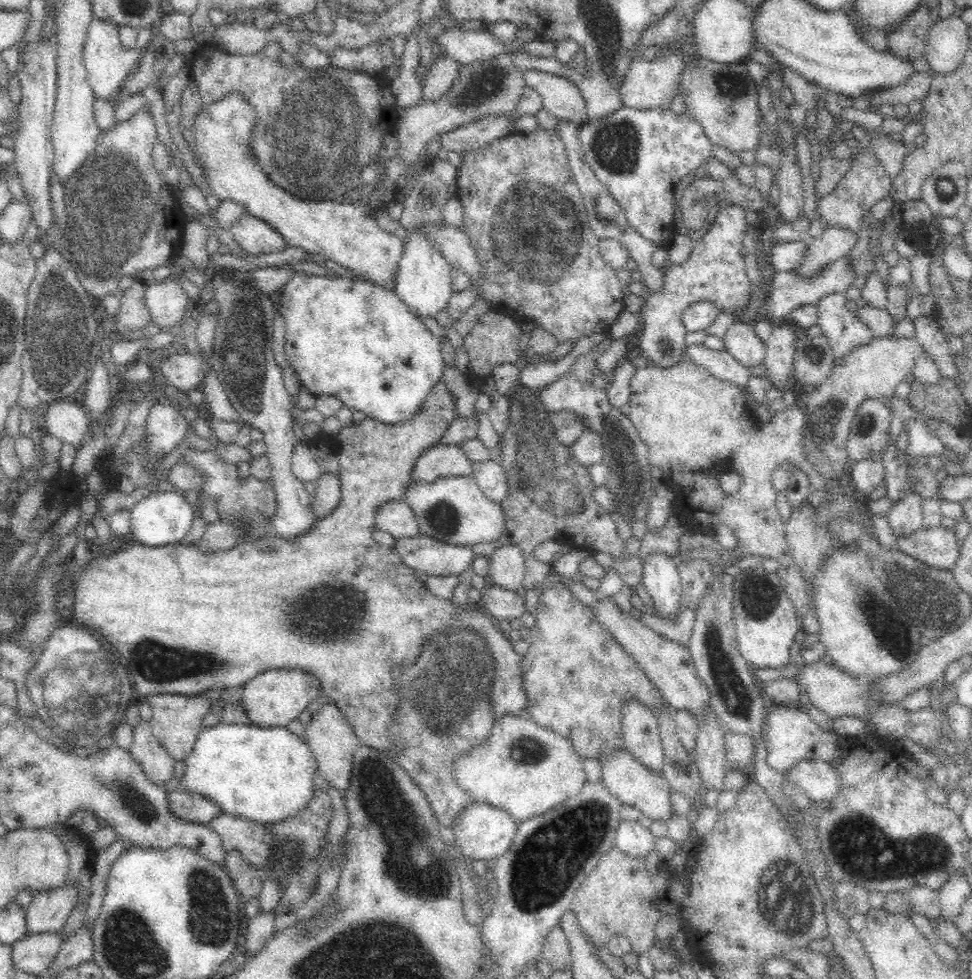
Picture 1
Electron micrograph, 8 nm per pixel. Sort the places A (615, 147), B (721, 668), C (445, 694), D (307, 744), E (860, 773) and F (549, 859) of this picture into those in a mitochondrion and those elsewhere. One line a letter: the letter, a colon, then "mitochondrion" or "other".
A: mitochondrion
B: mitochondrion
C: mitochondrion
D: other
E: other
F: mitochondrion

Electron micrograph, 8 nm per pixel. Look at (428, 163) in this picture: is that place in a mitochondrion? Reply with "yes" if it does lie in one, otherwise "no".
no

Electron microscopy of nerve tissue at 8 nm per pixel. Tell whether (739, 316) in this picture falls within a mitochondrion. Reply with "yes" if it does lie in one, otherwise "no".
no

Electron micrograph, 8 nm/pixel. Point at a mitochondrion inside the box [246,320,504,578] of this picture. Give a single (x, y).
(443, 519)

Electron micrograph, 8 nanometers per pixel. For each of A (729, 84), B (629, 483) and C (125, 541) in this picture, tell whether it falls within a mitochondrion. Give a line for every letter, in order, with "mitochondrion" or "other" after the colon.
A: mitochondrion
B: mitochondrion
C: other

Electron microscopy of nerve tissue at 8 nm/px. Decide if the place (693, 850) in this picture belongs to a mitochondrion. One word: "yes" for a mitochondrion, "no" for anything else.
no

